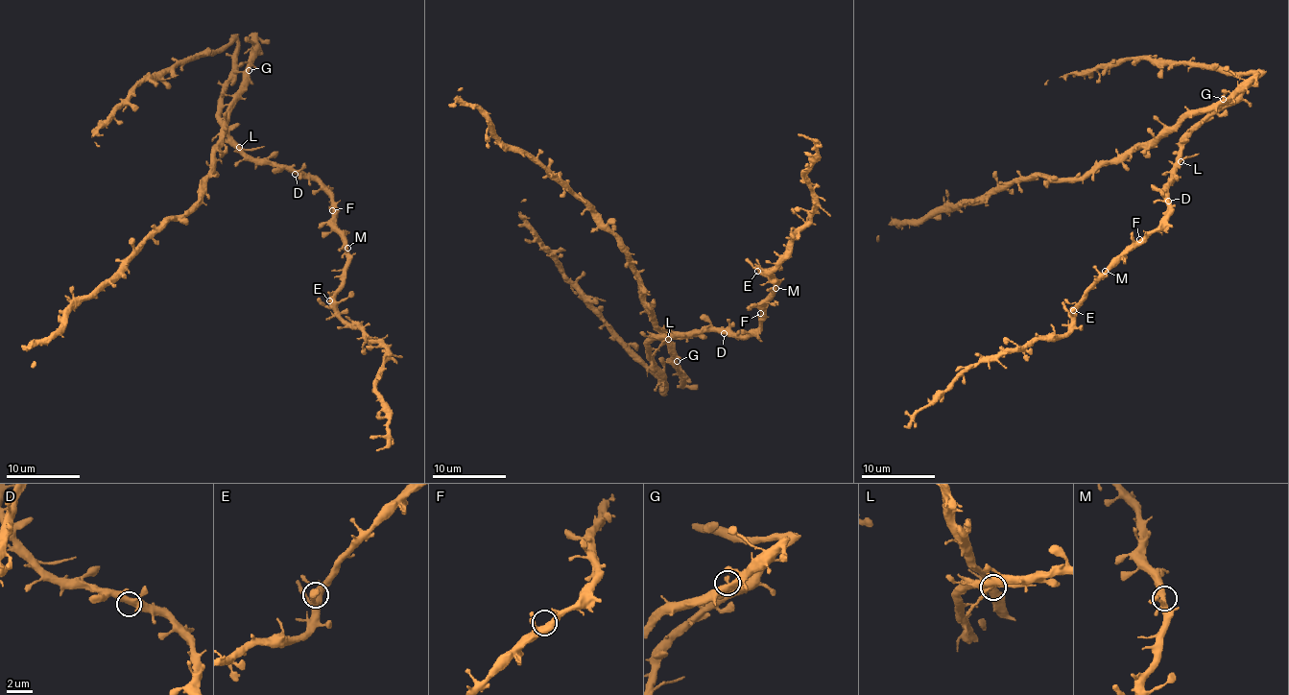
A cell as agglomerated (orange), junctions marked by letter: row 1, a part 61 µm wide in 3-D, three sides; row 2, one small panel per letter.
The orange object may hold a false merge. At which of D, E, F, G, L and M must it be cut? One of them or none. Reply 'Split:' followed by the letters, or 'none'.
Split: L

